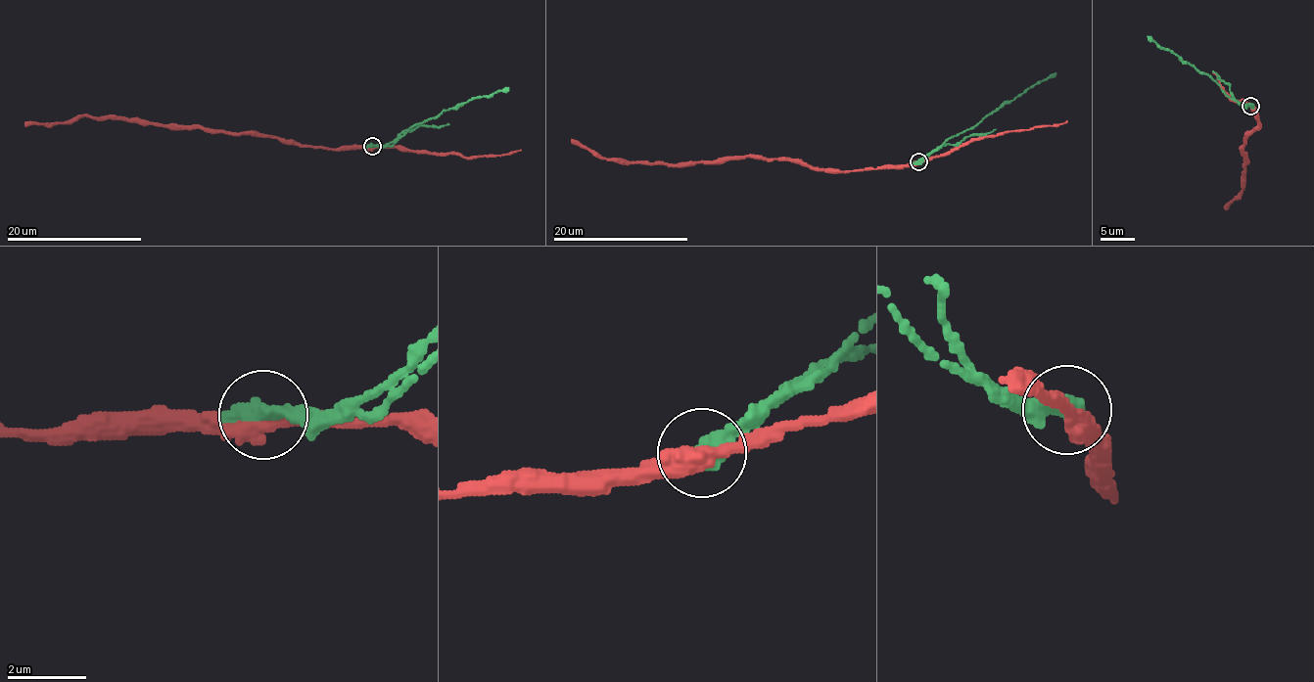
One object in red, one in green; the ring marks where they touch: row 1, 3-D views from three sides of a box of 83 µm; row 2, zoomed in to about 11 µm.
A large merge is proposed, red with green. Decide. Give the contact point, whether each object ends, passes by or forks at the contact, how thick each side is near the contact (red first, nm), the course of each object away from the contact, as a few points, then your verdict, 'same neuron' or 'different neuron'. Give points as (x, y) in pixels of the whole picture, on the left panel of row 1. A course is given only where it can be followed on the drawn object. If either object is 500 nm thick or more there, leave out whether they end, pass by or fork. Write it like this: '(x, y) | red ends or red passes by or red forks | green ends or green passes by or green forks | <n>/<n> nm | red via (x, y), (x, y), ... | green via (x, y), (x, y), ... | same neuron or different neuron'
(372, 146) | 400/600 nm | red via (372, 147), (330, 148), (284, 144), (275, 137), (77, 115), (66, 121), (25, 125) | green via (372, 145), (384, 147), (444, 111), (508, 87) | different neuron

